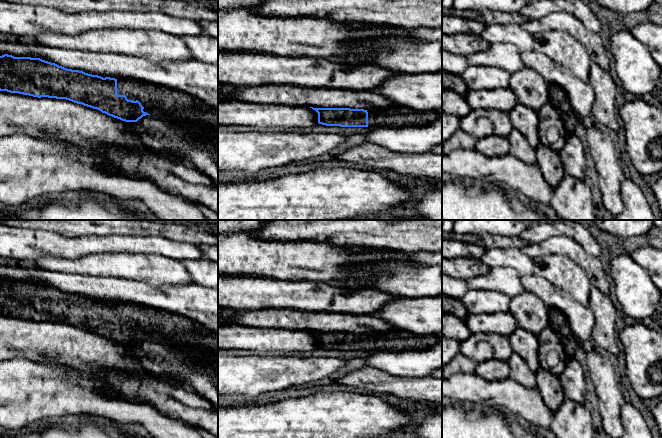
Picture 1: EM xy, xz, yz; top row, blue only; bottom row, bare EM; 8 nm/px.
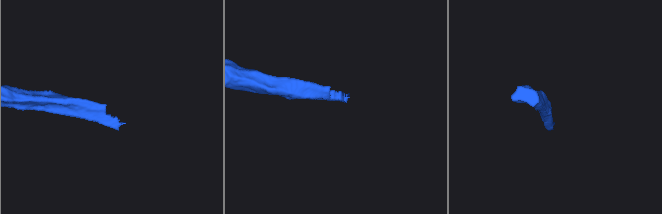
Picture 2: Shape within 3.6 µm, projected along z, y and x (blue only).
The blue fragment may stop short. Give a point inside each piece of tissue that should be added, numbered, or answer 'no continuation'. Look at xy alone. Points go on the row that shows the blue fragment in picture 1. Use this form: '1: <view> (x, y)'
1: xy (182, 109)

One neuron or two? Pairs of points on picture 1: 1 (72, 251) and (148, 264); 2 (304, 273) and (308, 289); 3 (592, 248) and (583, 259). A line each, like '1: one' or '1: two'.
1: two
2: two
3: two

